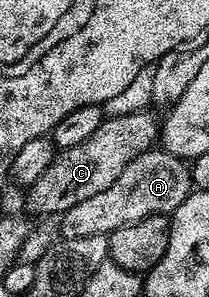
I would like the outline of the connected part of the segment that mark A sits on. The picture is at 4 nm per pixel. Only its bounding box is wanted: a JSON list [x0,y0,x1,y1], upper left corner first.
[59,148,193,240]

